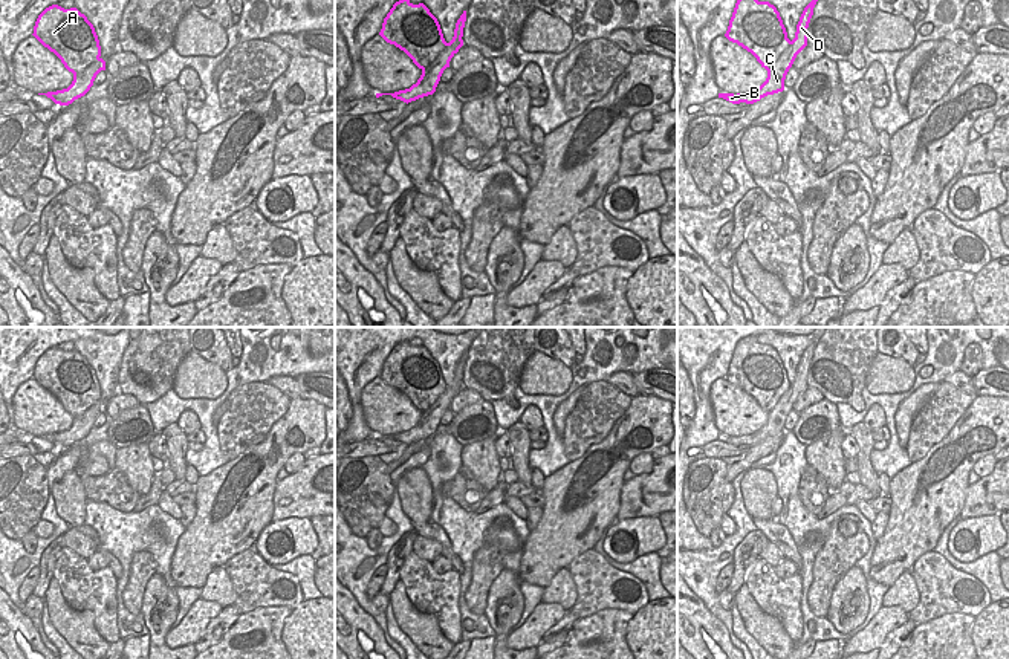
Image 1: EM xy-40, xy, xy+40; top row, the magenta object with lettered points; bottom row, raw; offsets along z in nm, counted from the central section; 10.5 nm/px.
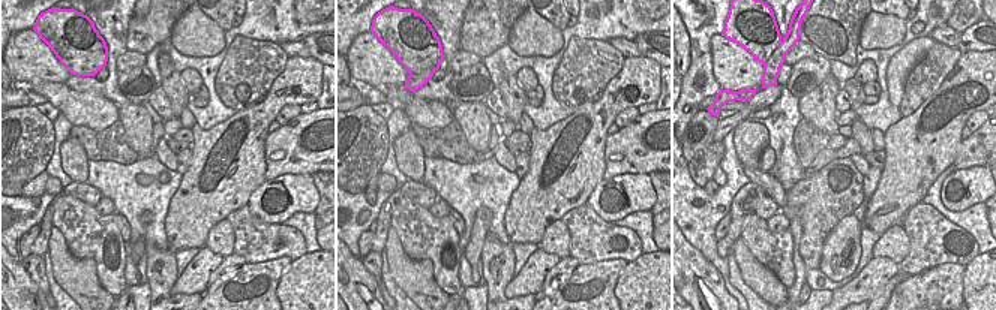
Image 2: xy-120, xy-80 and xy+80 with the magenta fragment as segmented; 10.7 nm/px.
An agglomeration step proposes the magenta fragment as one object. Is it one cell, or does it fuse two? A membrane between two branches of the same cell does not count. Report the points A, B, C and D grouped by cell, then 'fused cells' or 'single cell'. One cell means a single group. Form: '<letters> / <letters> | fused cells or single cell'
A / B C D | fused cells

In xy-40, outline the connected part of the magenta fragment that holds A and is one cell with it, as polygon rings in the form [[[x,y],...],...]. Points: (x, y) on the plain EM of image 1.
[[[58,347],[46,350],[38,358],[32,378],[73,417],[101,399],[95,370],[76,350],[64,352]]]

